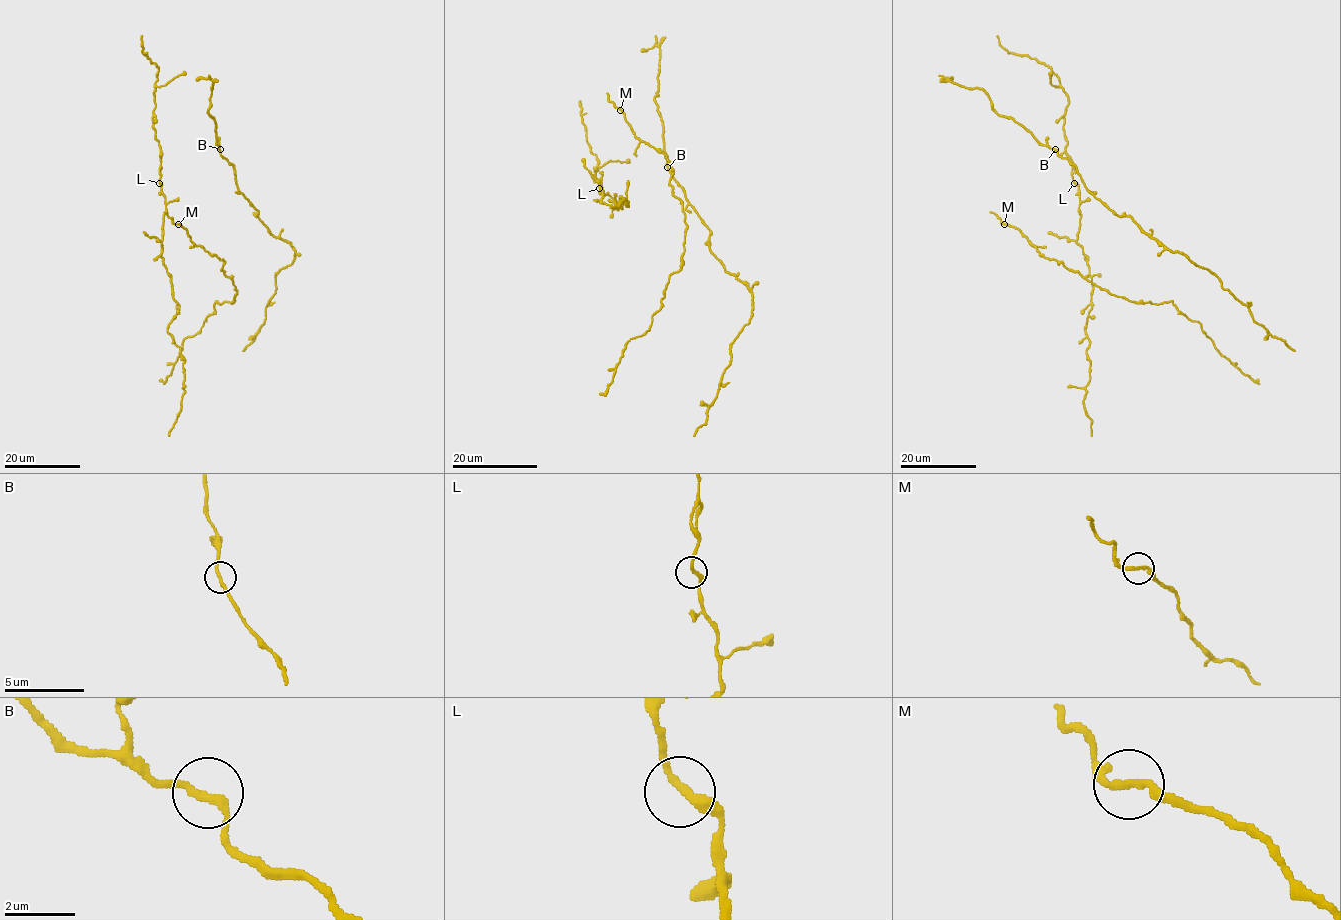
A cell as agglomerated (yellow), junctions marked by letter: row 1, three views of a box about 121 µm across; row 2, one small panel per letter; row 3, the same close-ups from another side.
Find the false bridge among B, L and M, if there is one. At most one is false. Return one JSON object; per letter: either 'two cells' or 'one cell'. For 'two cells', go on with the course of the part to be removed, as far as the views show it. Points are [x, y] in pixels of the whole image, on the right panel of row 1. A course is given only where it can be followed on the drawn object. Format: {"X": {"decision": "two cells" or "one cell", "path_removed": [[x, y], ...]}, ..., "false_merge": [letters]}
{"B": {"decision": "one cell"}, "L": {"decision": "one cell"}, "M": {"decision": "one cell"}, "false_merge": []}

